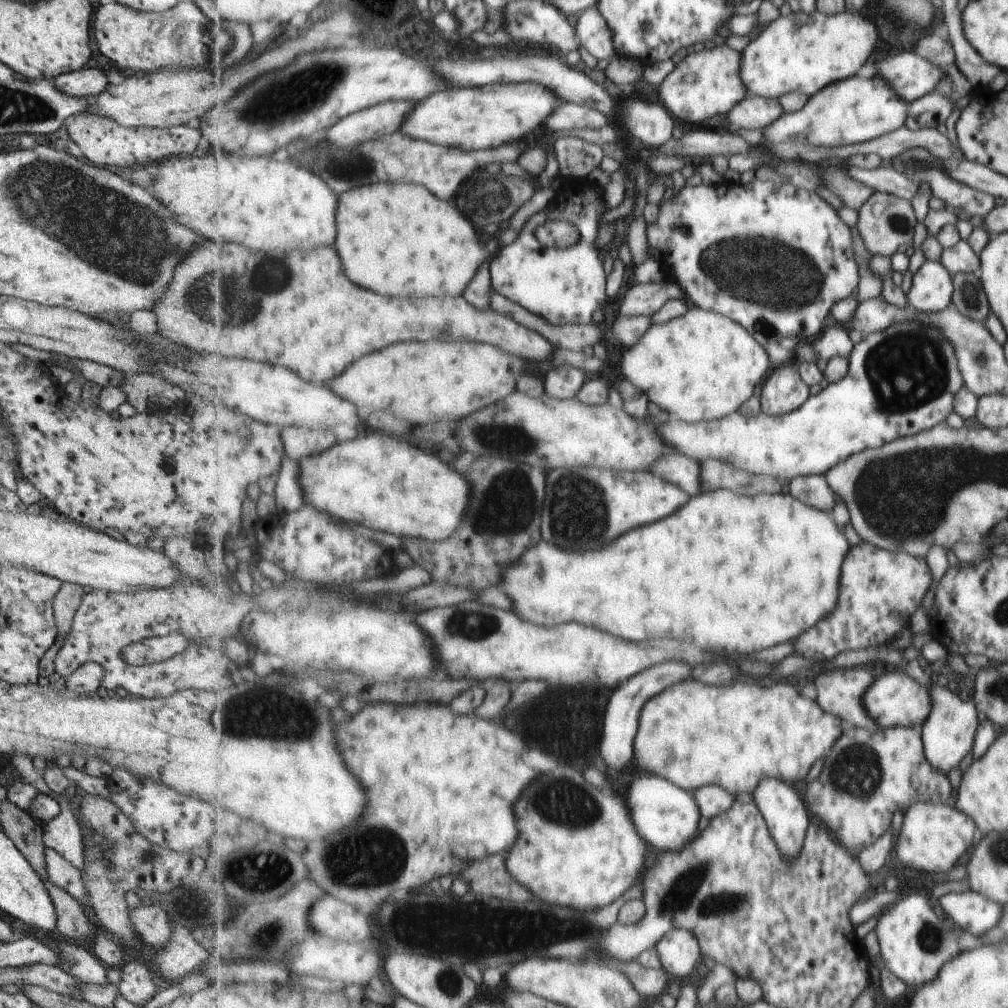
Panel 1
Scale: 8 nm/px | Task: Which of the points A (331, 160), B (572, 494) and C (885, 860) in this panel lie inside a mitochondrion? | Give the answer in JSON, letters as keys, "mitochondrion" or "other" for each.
{"A":"mitochondrion","B":"mitochondrion","C":"other"}

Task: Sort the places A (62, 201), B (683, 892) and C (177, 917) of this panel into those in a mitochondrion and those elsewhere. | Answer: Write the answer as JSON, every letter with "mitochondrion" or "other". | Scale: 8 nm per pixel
{"A":"mitochondrion","B":"mitochondrion","C":"other"}

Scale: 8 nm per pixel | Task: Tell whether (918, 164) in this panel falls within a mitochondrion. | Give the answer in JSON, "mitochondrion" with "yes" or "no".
{"mitochondrion":"no"}

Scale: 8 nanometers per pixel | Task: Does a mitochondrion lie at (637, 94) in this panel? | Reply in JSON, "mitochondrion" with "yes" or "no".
{"mitochondrion":"no"}

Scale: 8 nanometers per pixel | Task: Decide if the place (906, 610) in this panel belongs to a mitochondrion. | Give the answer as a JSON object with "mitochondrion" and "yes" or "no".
{"mitochondrion":"no"}

